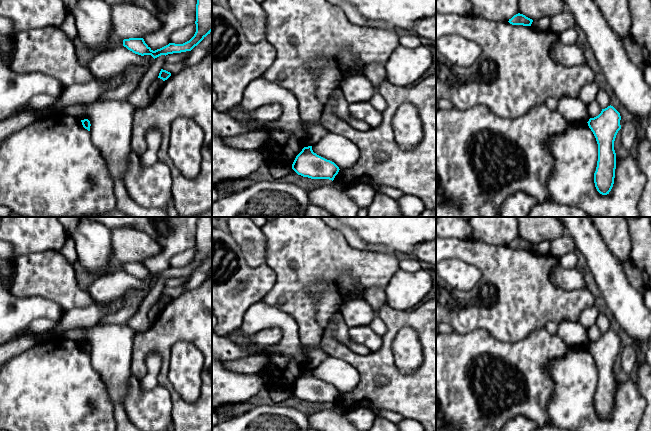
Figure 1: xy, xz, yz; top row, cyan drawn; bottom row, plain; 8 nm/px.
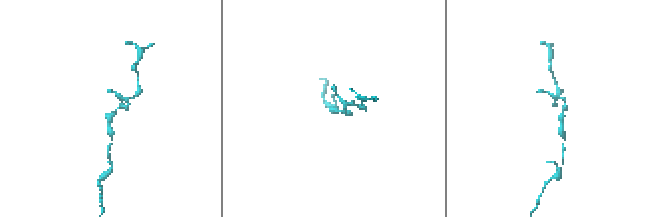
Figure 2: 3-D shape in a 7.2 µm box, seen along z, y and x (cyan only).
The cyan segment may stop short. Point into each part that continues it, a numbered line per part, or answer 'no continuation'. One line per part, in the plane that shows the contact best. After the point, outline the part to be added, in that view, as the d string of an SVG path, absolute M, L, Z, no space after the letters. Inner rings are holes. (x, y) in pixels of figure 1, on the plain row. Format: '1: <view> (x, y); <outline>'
no continuation

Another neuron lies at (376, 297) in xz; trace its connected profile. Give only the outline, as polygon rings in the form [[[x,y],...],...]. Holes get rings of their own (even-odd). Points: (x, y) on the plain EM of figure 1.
[[[380,288],[366,290],[363,294],[363,299],[372,306],[375,312],[379,311],[382,306],[388,304],[386,290]]]

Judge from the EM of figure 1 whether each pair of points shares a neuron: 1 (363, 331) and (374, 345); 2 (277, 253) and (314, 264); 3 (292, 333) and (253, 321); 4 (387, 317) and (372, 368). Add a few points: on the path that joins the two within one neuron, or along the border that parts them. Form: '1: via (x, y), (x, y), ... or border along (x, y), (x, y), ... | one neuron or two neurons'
1: via (365, 334), (373, 342) | one neuron
2: via (286, 253), (303, 253), (305, 255) | one neuron
3: via (282, 323), (280, 321), (263, 321) | one neuron
4: via (390, 330), (387, 349), (384, 355) | one neuron

